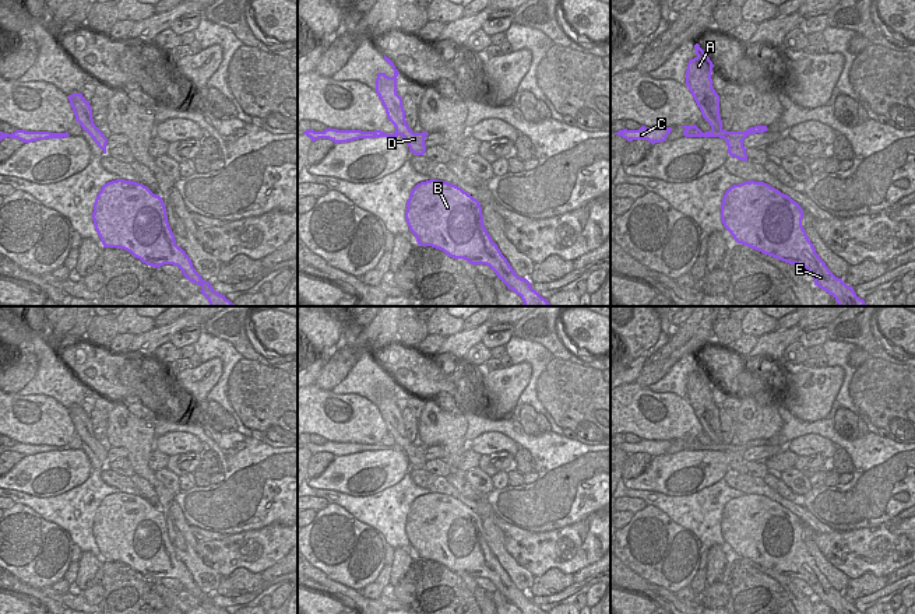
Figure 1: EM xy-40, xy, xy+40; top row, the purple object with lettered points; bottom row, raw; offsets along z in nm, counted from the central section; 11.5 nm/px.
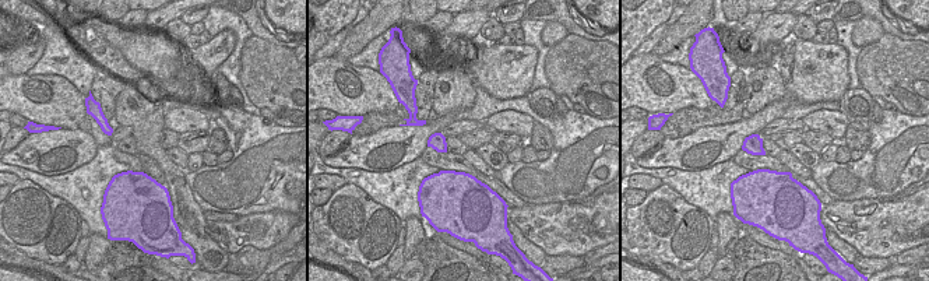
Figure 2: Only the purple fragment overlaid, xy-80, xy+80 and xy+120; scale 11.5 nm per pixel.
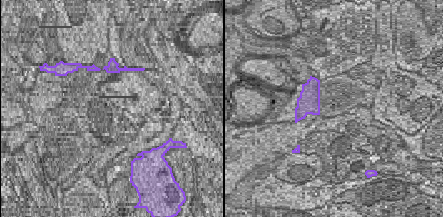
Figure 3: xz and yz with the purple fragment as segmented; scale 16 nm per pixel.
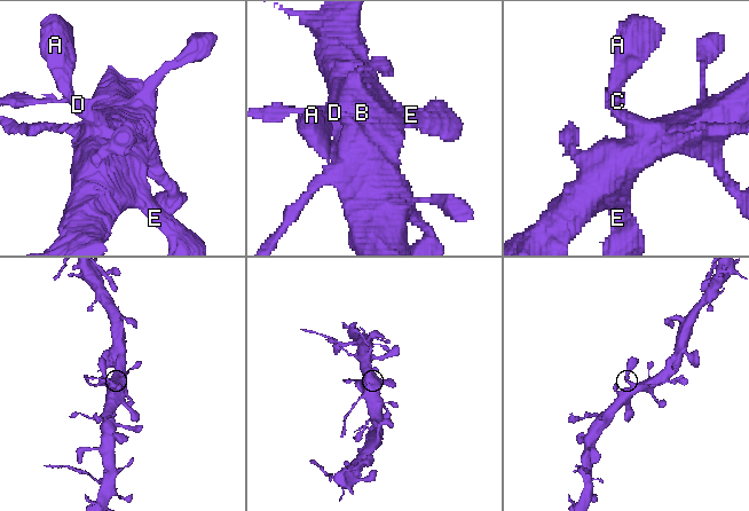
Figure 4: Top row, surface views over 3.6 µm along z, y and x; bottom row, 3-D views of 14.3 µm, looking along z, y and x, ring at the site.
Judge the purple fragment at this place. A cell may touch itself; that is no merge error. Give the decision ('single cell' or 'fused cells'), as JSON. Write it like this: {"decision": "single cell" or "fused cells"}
{"decision": "single cell"}

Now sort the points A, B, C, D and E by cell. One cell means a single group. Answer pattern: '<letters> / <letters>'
A B C D E

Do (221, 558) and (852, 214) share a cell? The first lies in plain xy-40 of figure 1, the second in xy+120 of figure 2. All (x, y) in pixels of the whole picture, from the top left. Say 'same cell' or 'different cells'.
same cell

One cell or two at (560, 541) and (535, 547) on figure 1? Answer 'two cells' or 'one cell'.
one cell

